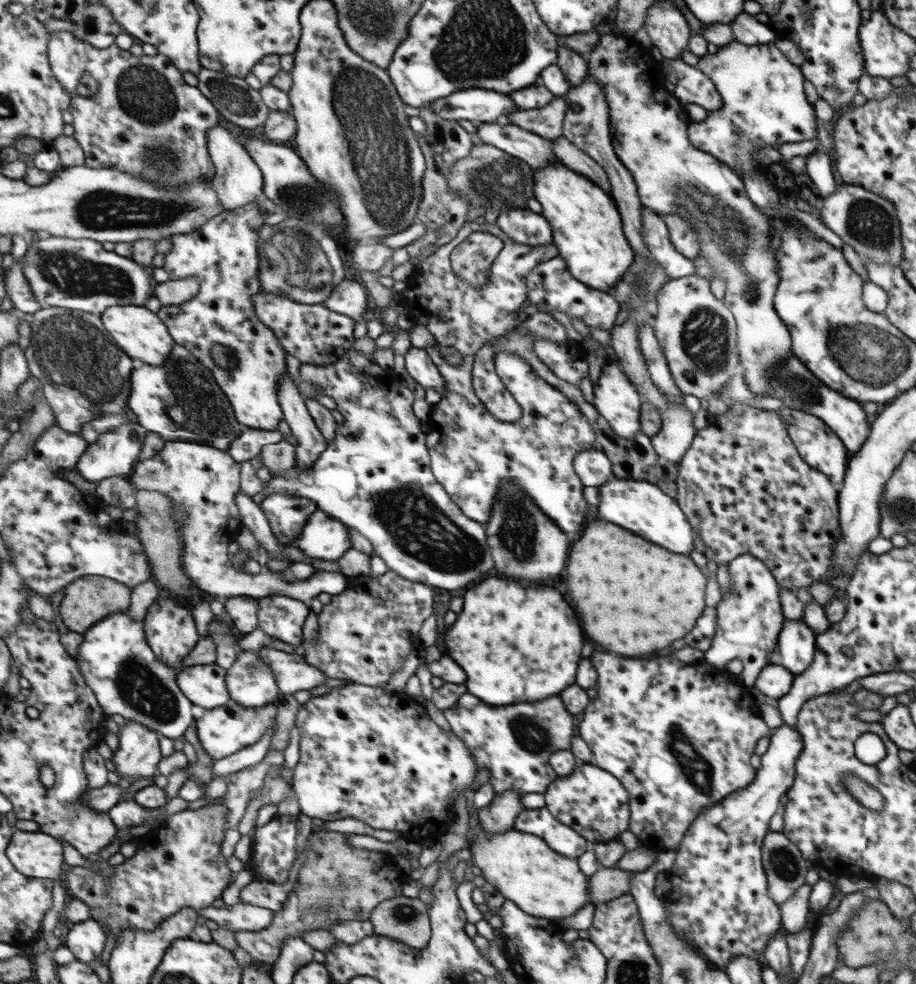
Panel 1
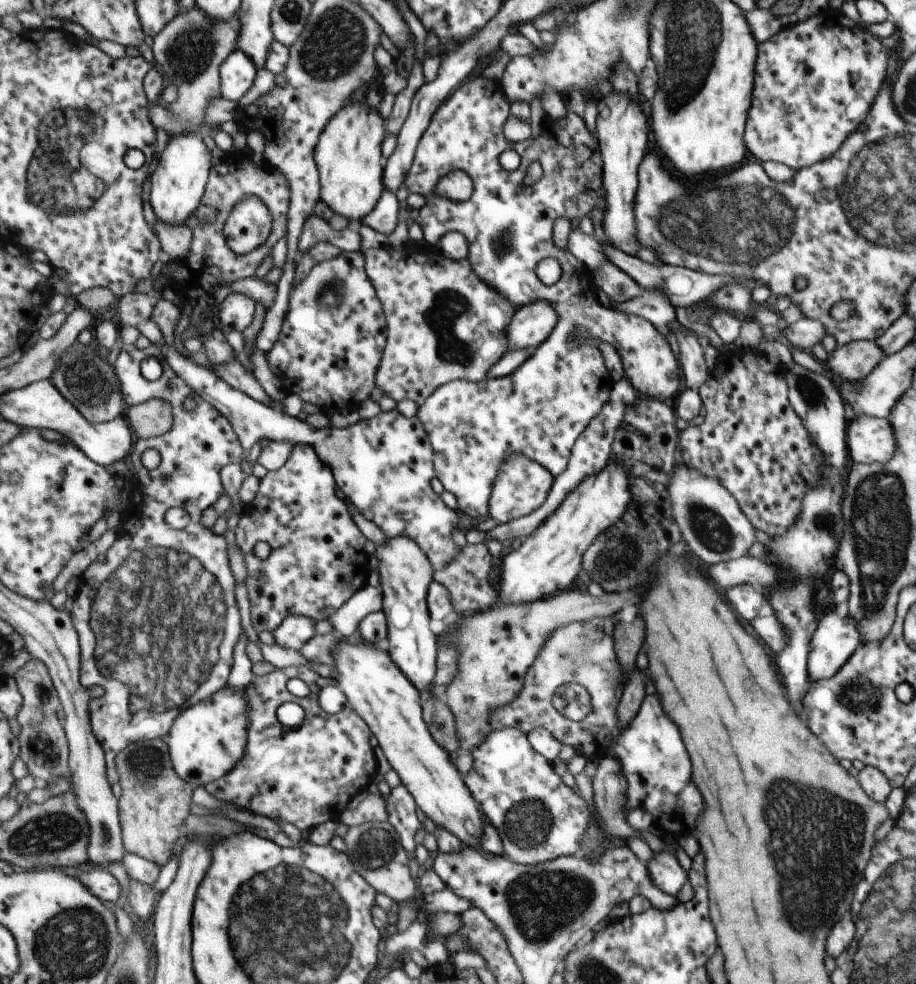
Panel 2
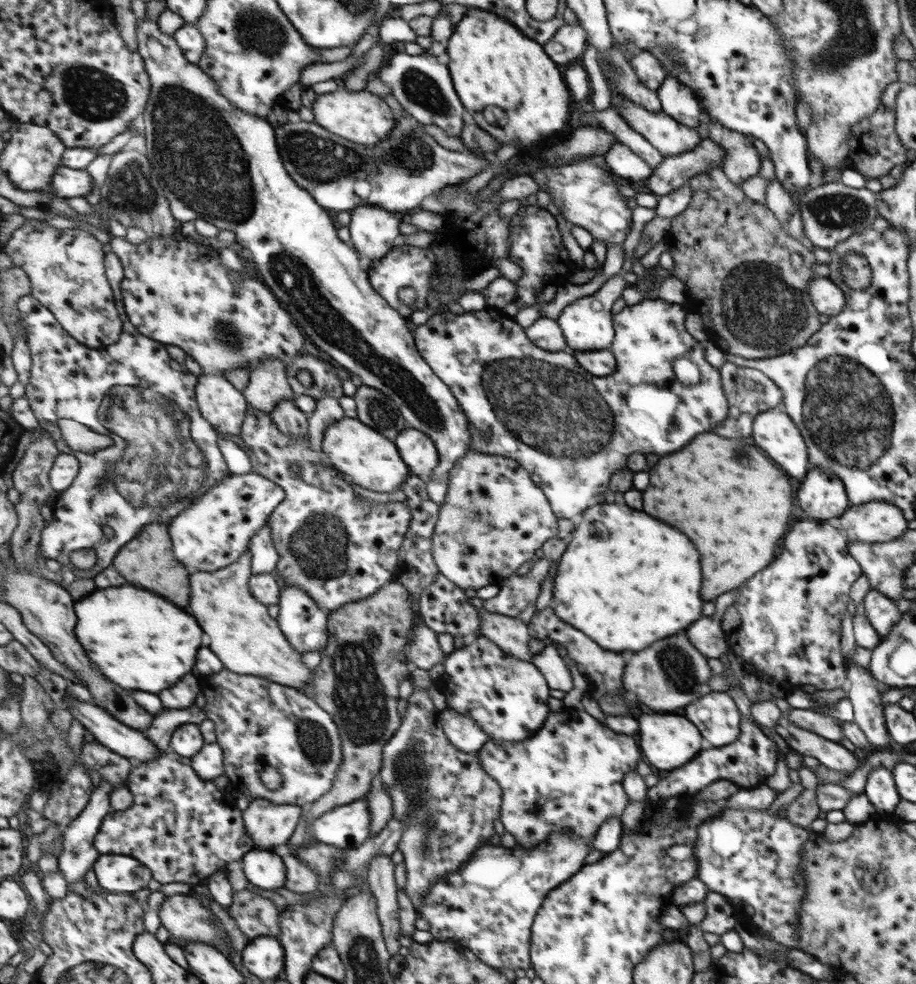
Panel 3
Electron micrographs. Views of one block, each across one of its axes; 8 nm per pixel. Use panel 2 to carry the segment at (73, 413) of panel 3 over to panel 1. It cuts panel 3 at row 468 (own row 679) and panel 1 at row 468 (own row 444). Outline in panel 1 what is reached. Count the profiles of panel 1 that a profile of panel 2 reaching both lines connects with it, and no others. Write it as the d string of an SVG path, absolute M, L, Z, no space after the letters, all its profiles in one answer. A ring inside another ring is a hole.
M167 441L166 448L158 456L146 461L141 460L135 468L135 473L128 478L135 483L138 489L165 491L165 494L173 498L173 502L177 502L177 518L180 518L180 523L185 526L181 534L181 540L185 542L185 570L188 570L189 577L193 578L204 593L229 598L249 595L256 599L287 596L312 604L312 600L318 598L321 592L332 596L346 592L351 581L342 570L340 572L322 571L308 580L302 580L293 575L292 581L288 582L278 575L280 572L270 571L267 568L264 568L258 575L252 575L232 566L230 544L237 540L245 526L241 507L237 503L237 496L243 490L242 464L232 453L222 450L221 447L208 446L206 443Z

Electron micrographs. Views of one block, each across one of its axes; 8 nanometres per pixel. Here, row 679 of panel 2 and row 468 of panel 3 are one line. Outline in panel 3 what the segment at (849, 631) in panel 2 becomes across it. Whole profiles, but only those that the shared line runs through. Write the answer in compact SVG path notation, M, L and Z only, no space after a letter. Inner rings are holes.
M814 468L802 484L798 488L798 500L802 502L802 512L811 512L809 518L827 521L842 516L850 507L845 483L833 471Z

